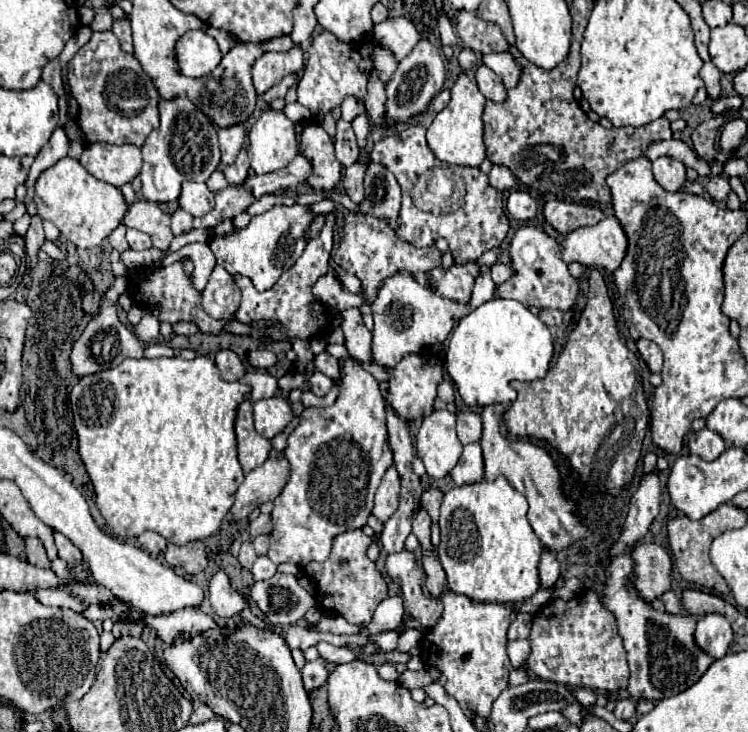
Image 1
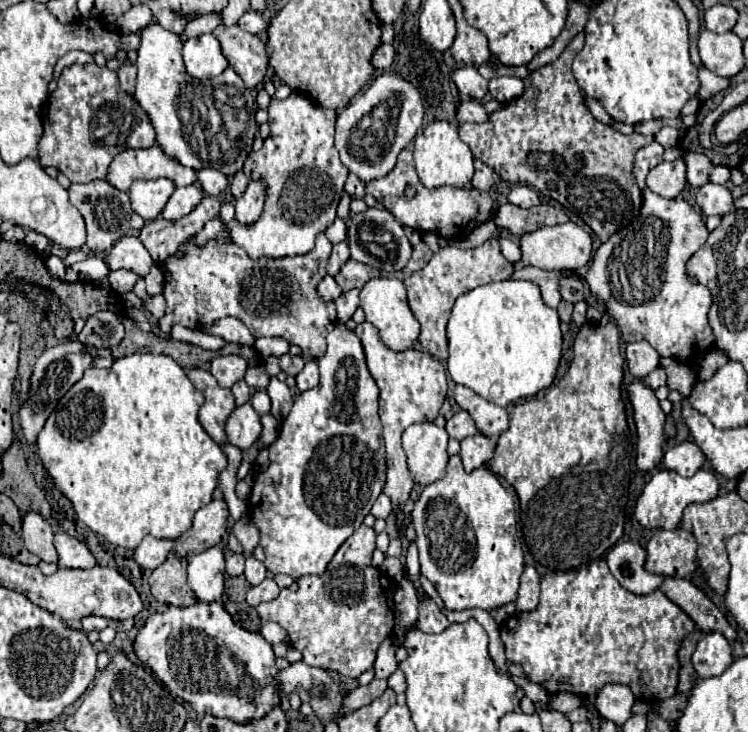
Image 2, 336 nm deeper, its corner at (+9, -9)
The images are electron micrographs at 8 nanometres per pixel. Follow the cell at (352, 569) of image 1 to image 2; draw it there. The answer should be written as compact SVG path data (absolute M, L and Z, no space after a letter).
M360 525L336 551L324 575L306 575L298 579L298 589L282 589L274 601L260 603L256 607L262 621L274 621L288 633L288 645L296 647L302 653L302 661L310 667L332 669L344 677L356 679L360 673L374 667L376 651L380 643L392 635L394 613L390 603L394 599L396 583L380 573L380 569L372 567L372 551L376 549L376 531L372 527Z

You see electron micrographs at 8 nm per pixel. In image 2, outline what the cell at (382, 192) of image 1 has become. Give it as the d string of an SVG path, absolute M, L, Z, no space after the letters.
M370 207L366 213L358 213L350 217L348 245L354 261L360 261L378 271L388 271L388 273L402 271L410 261L410 253L412 253L412 245L402 225L394 219L394 215L386 209L374 209L374 207Z

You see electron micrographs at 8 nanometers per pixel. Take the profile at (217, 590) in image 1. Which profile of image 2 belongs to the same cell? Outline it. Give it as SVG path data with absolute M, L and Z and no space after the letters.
M210 547L188 559L188 585L200 601L218 601L224 591L224 553Z

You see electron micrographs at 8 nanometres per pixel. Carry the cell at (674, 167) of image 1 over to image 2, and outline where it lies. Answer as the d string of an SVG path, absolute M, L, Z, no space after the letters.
M678 157L672 163L658 163L654 169L650 169L646 185L650 187L650 191L658 193L664 199L678 197L686 185L684 157Z

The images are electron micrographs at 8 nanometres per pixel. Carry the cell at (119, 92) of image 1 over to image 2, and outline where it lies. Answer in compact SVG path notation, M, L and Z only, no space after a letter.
M96 63L64 67L56 91L50 93L44 127L50 129L50 135L38 143L38 163L42 167L56 167L72 183L104 179L118 153L138 147L148 149L156 143L154 127L142 107L120 89L114 71Z

